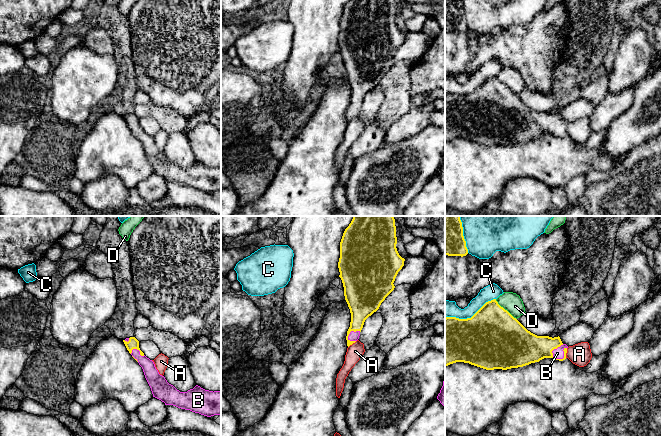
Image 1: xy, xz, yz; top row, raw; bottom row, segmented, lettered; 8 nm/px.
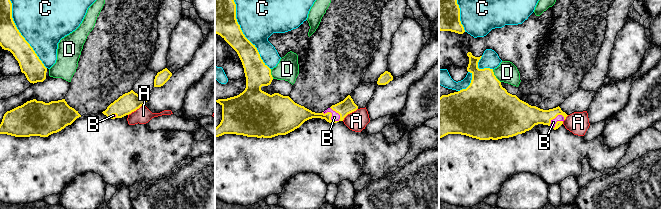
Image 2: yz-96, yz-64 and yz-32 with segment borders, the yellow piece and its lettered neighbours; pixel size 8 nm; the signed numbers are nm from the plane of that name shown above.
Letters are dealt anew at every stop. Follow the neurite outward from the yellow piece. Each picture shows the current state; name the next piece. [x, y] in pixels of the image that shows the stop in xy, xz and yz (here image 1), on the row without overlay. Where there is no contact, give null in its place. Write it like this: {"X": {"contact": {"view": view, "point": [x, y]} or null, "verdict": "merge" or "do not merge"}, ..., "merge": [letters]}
{"A": {"contact": {"view": "yz", "point": [566, 128]}, "verdict": "do not merge"}, "B": {"contact": {"view": "yz", "point": [554, 124]}, "verdict": "merge"}, "C": {"contact": {"view": "yz", "point": [471, 93]}, "verdict": "do not merge"}, "D": {"contact": {"view": "yz", "point": [504, 85]}, "verdict": "do not merge"}, "merge": ["B"]}

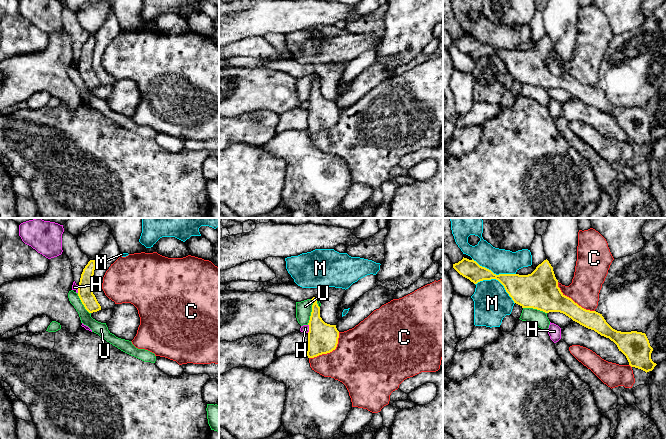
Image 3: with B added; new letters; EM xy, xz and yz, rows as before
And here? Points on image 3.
{"C": {"contact": {"view": "yz", "point": [572, 76]}, "verdict": "do not merge"}, "H": {"contact": {"view": "xz", "point": [309, 104]}, "verdict": "do not merge"}, "M": {"contact": {"view": "yz", "point": [498, 56]}, "verdict": "do not merge"}, "U": {"contact": {"view": "xz", "point": [311, 88]}, "verdict": "do not merge"}, "merge": []}

